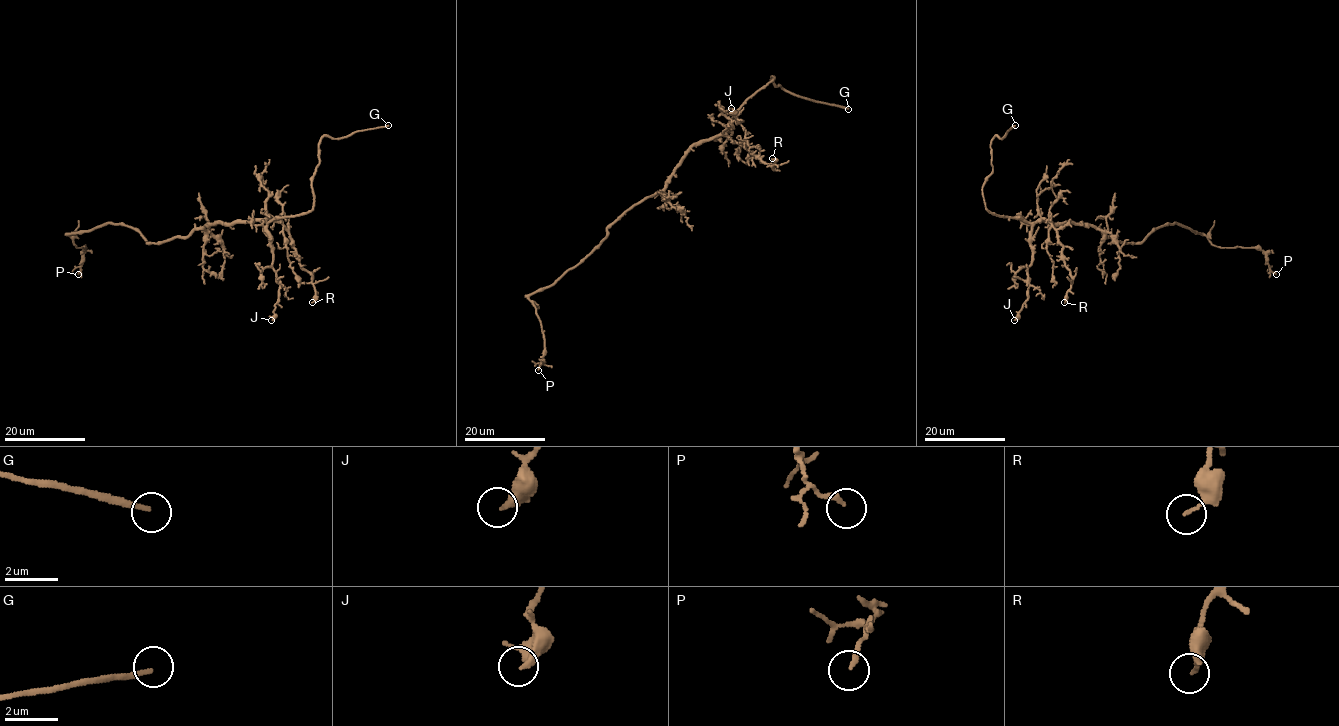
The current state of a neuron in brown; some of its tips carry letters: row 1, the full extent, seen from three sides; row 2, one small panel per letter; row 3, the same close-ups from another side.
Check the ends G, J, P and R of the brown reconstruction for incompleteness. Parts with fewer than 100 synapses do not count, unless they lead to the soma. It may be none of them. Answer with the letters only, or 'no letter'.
G

